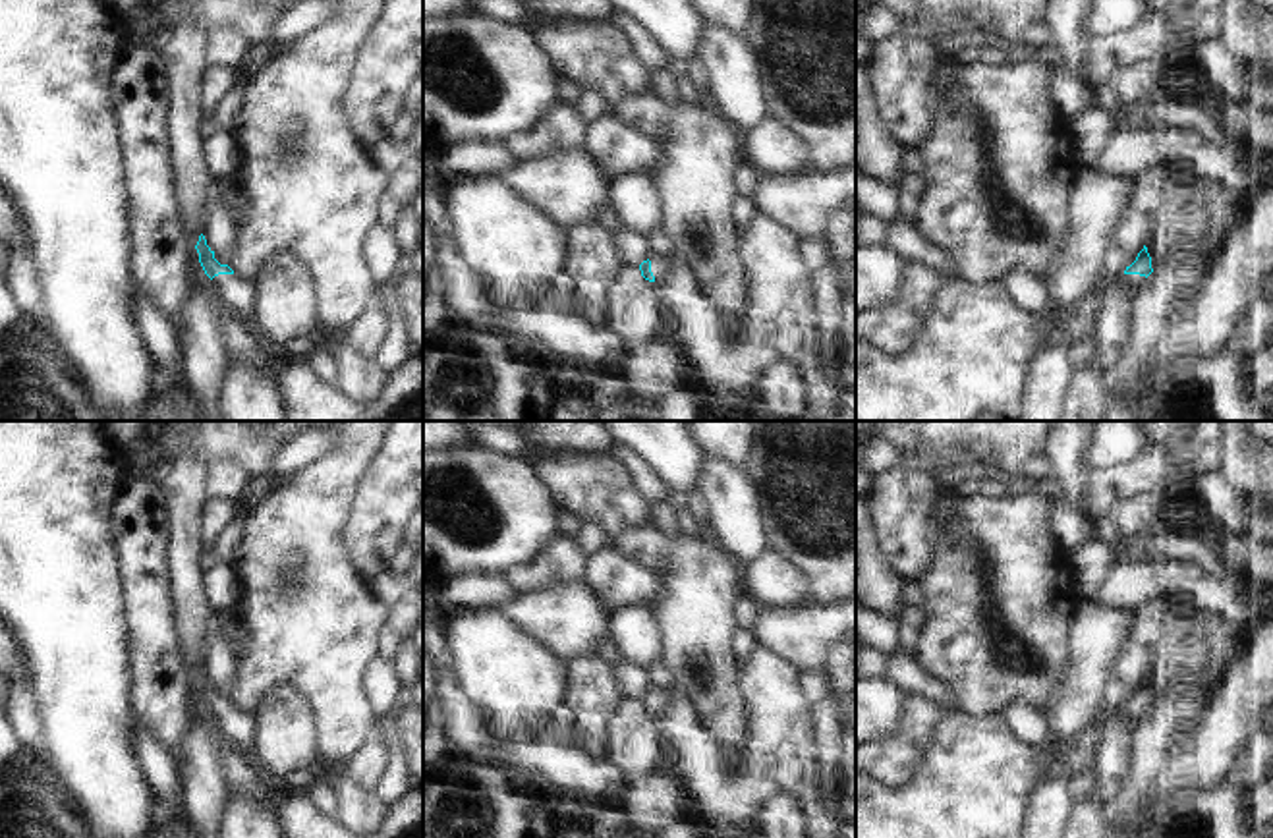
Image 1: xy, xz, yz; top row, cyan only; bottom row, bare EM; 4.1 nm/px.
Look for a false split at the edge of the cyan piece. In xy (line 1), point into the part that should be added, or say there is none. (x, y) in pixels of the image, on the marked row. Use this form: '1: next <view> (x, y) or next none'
1: next xy (238, 296)

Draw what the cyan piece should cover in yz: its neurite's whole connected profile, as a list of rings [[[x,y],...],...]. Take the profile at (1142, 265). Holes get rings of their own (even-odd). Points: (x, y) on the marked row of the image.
[[[1144,245],[1136,261],[1130,266],[1126,266],[1122,274],[1122,288],[1130,301],[1138,297],[1140,290],[1146,286],[1146,280],[1151,272],[1151,257],[1147,253],[1147,247]]]

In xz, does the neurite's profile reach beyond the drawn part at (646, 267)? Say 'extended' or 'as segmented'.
extended

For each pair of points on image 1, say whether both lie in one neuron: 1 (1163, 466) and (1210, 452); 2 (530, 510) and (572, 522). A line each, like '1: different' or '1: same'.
1: different
2: different

